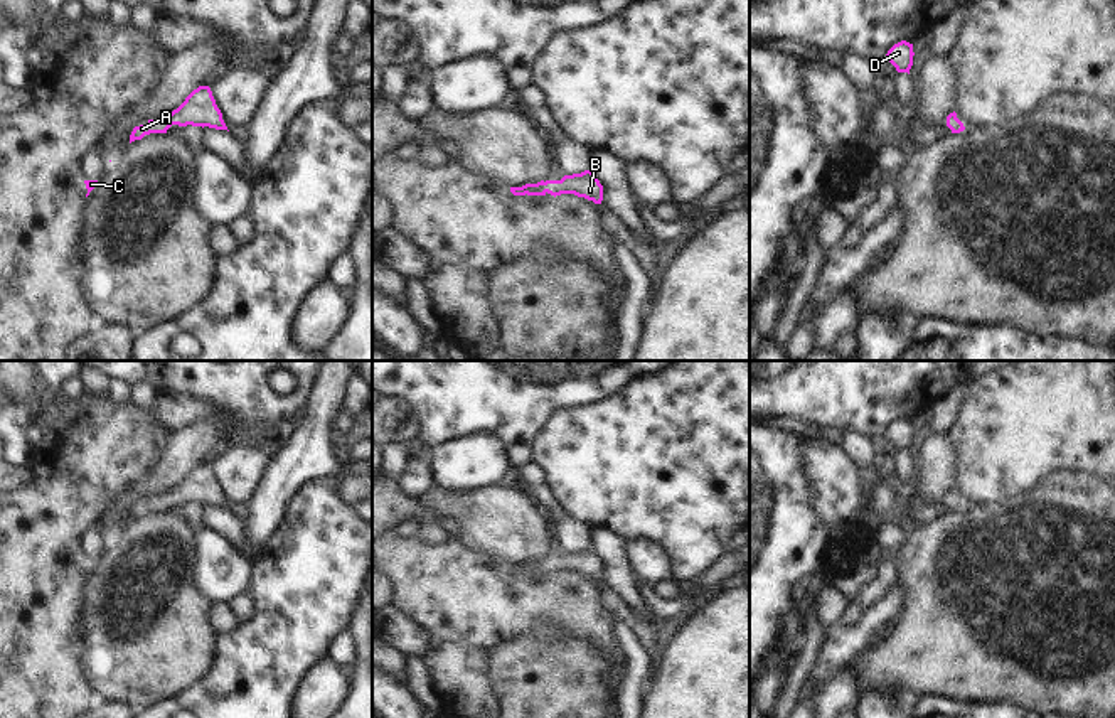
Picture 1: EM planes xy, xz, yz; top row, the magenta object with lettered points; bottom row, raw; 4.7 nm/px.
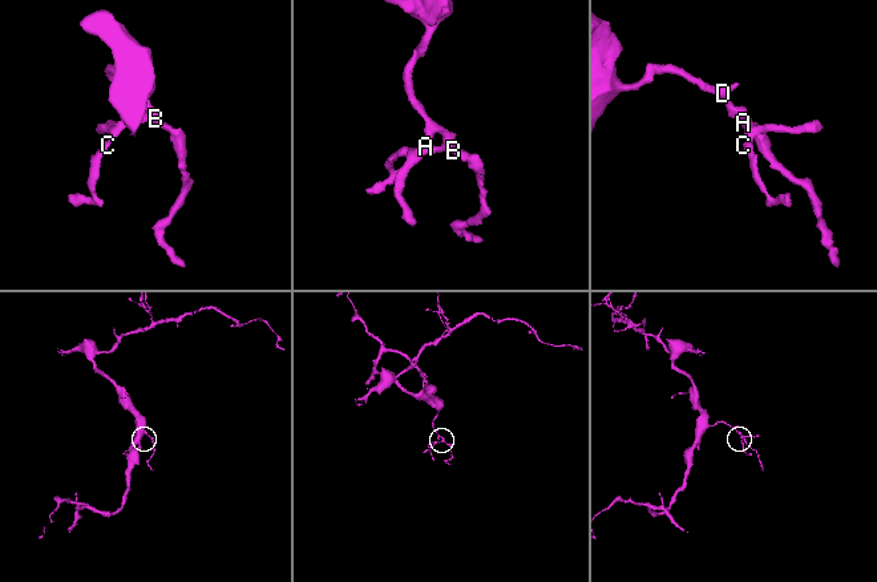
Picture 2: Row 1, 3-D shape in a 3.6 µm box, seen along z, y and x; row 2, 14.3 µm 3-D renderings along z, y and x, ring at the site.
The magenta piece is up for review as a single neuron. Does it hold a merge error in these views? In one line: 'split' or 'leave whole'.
leave whole

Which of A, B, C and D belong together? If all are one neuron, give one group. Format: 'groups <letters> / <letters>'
groups A B C D

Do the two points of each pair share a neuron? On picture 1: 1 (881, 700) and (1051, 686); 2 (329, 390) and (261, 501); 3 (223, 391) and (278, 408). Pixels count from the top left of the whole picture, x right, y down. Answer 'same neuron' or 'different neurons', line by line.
1: different neurons
2: same neuron
3: same neuron

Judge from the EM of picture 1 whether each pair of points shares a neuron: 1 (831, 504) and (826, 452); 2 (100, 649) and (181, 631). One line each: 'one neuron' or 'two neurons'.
1: one neuron
2: one neuron

